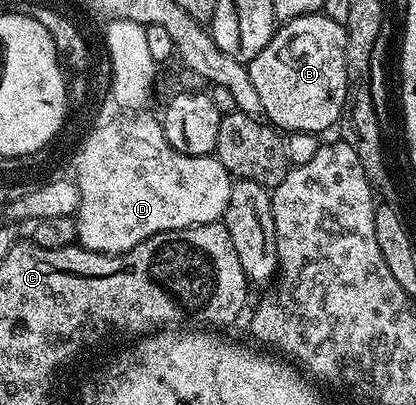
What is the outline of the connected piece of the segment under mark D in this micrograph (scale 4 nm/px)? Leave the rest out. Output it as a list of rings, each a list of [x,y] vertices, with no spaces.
[[[133,115],[130,121],[109,121],[101,125],[85,141],[77,161],[75,180],[79,187],[79,207],[76,244],[96,253],[126,253],[151,235],[192,225],[211,225],[220,222],[231,199],[234,178],[219,163],[216,156],[192,157],[175,151],[167,143],[165,126],[145,115]]]

